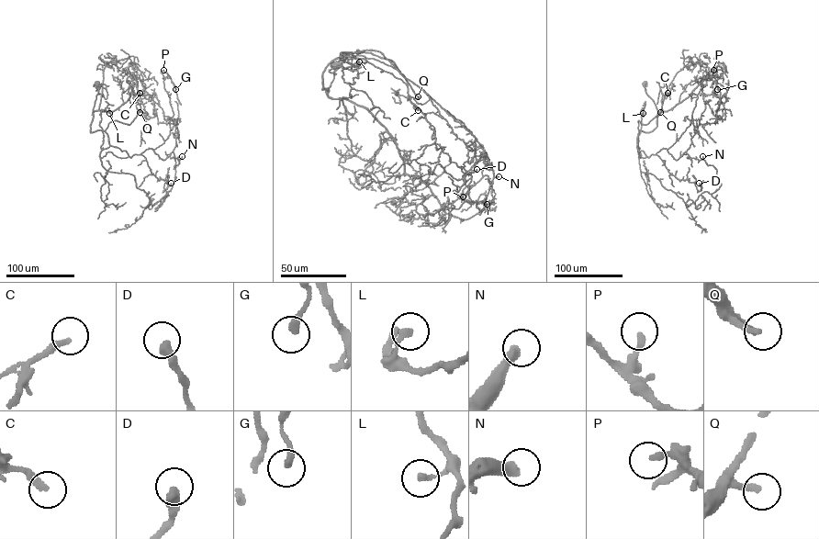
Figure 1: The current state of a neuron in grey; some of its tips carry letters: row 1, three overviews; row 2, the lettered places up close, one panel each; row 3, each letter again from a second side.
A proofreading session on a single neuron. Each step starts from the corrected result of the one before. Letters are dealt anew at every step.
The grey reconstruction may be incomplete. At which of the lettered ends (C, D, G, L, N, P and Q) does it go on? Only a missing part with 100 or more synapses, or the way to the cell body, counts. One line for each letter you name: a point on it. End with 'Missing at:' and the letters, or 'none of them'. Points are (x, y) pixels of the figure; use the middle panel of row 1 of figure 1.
C: place (418, 110)
N: place (499, 176)
Q: place (418, 96)
Missing at: C, N, Q

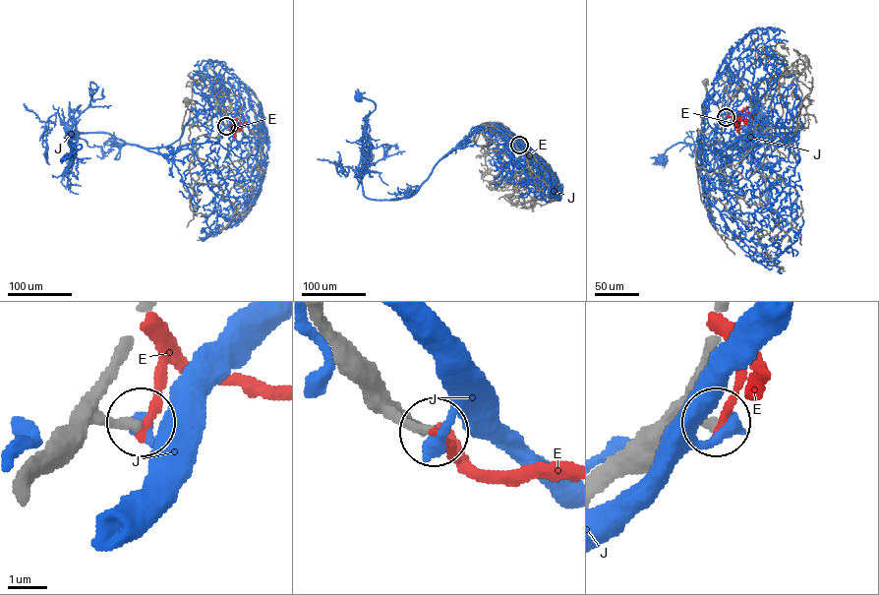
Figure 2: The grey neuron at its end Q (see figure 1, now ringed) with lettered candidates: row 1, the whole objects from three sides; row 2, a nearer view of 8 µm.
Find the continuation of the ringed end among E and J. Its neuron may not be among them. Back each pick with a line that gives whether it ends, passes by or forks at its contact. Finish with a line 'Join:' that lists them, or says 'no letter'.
Join: no letter

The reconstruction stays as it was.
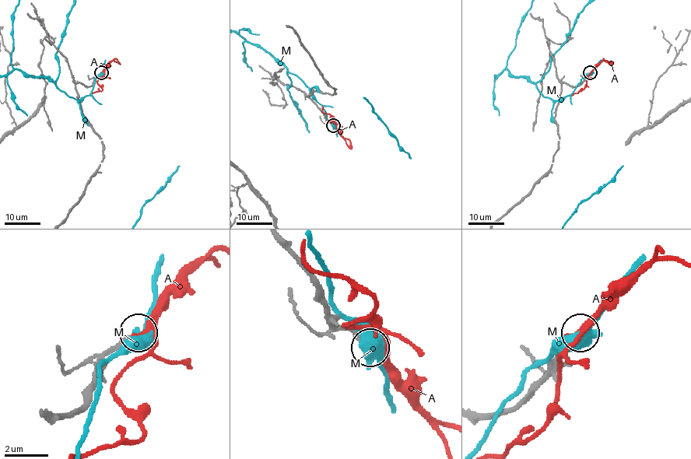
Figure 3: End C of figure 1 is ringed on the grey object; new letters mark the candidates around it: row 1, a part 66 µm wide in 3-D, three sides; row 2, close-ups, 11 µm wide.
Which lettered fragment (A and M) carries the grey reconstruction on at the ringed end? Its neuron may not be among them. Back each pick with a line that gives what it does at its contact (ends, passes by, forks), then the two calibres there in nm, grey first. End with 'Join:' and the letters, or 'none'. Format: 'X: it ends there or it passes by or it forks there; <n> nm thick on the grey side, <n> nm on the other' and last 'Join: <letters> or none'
Join: none

